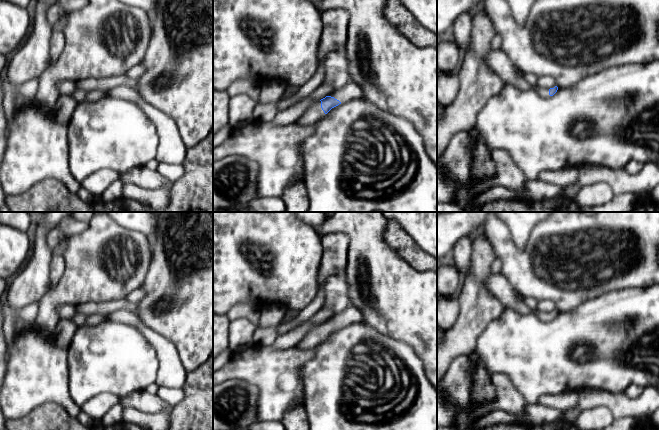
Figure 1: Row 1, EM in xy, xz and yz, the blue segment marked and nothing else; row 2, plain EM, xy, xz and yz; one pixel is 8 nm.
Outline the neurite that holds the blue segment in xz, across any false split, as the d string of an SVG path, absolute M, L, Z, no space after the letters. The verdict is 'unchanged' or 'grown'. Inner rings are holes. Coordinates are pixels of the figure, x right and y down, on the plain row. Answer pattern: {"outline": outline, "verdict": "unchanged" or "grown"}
{"outline": "M351 305L345 311L332 316L329 320L314 327L296 348L301 350L314 349L332 332L350 323L361 321L363 321L362 312Z", "verdict": "grown"}

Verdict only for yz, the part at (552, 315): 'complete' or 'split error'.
split error

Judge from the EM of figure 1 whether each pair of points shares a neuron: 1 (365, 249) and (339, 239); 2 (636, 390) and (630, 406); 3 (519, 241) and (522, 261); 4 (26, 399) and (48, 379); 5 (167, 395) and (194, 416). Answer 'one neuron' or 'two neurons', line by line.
1: two neurons
2: two neurons
3: two neurons
4: one neuron
5: two neurons

